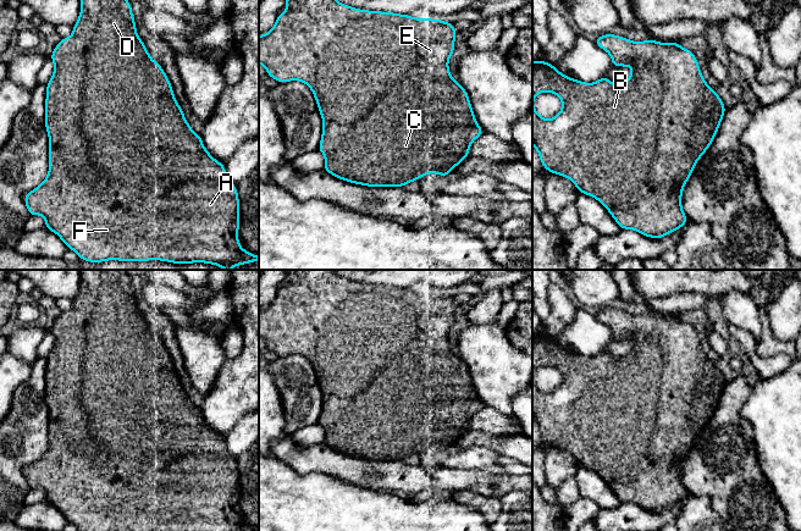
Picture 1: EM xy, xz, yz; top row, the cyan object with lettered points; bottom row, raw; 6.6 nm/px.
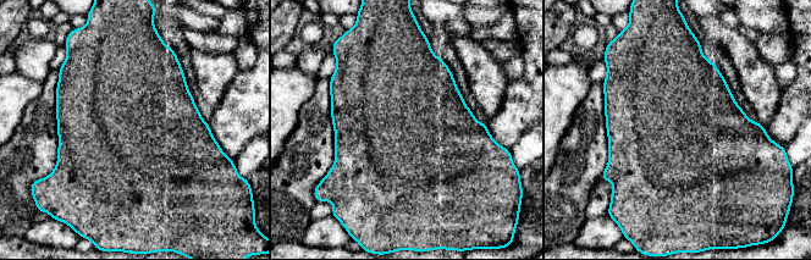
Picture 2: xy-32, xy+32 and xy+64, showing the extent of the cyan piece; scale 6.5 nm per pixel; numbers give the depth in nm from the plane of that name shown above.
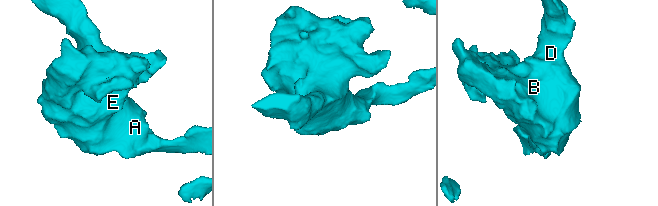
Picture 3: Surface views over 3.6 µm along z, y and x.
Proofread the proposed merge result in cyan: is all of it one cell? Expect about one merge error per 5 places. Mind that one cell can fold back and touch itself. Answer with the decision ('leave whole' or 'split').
leave whole

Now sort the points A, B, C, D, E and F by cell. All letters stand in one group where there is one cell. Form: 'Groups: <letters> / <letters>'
Groups: A B C D E F

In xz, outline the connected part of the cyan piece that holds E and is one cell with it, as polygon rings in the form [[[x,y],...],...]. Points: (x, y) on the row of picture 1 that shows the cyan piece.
[[[286,0],[285,7],[287,11],[277,15],[271,31],[259,35],[259,63],[265,67],[267,76],[275,78],[278,84],[300,81],[311,89],[324,122],[317,150],[325,156],[324,170],[327,173],[342,181],[366,187],[405,187],[427,173],[448,176],[452,173],[452,168],[469,157],[471,143],[485,131],[476,121],[468,92],[449,73],[448,60],[454,54],[454,40],[458,33],[453,23],[429,17],[415,18],[396,12],[360,10],[337,0]]]

